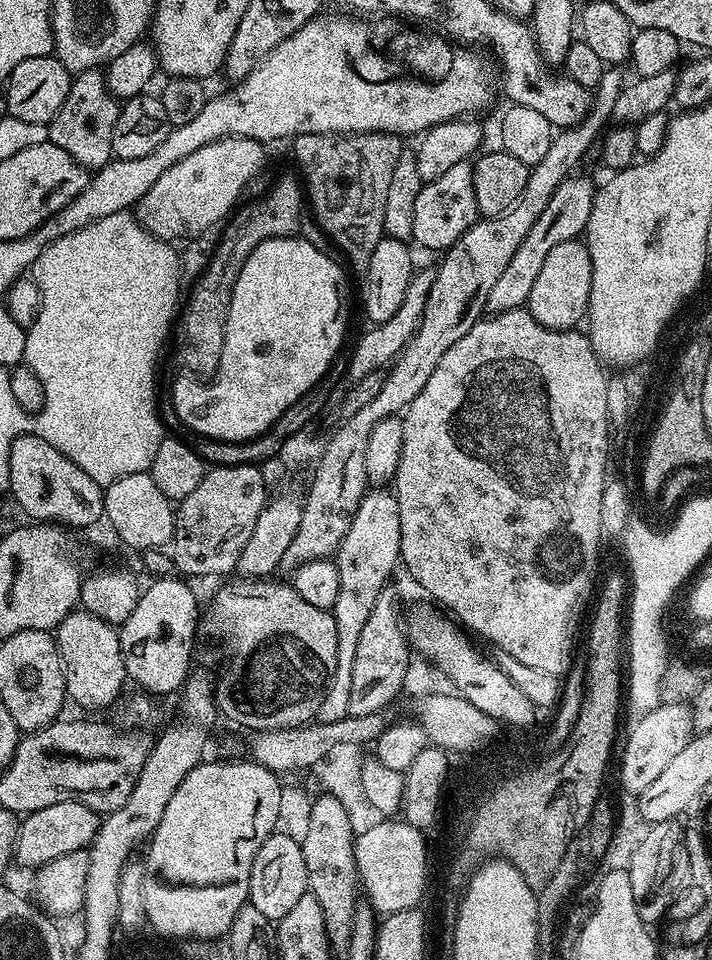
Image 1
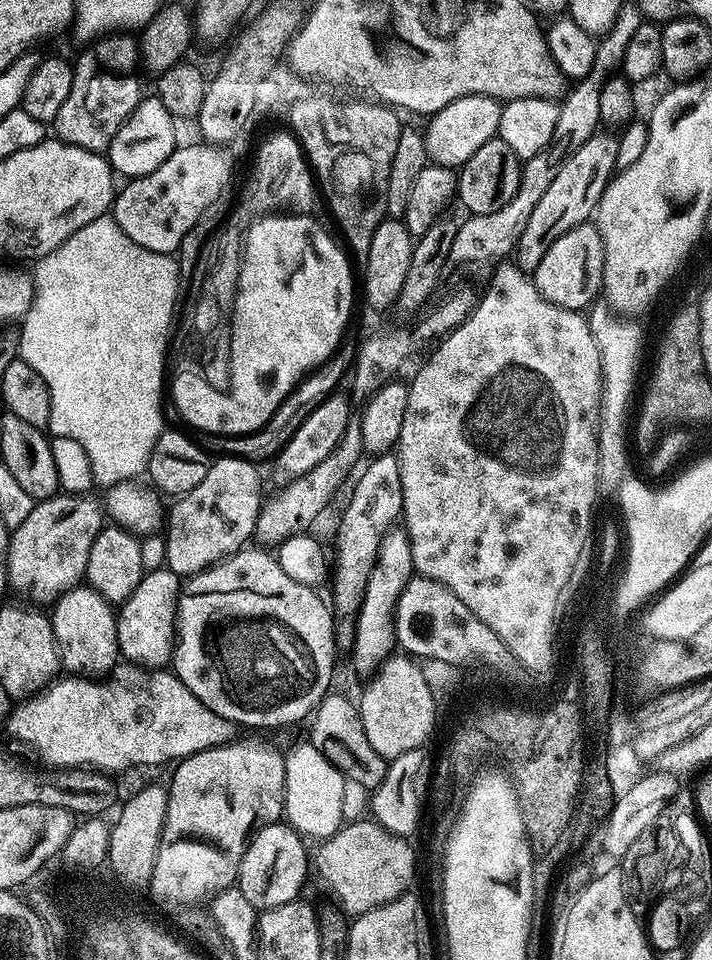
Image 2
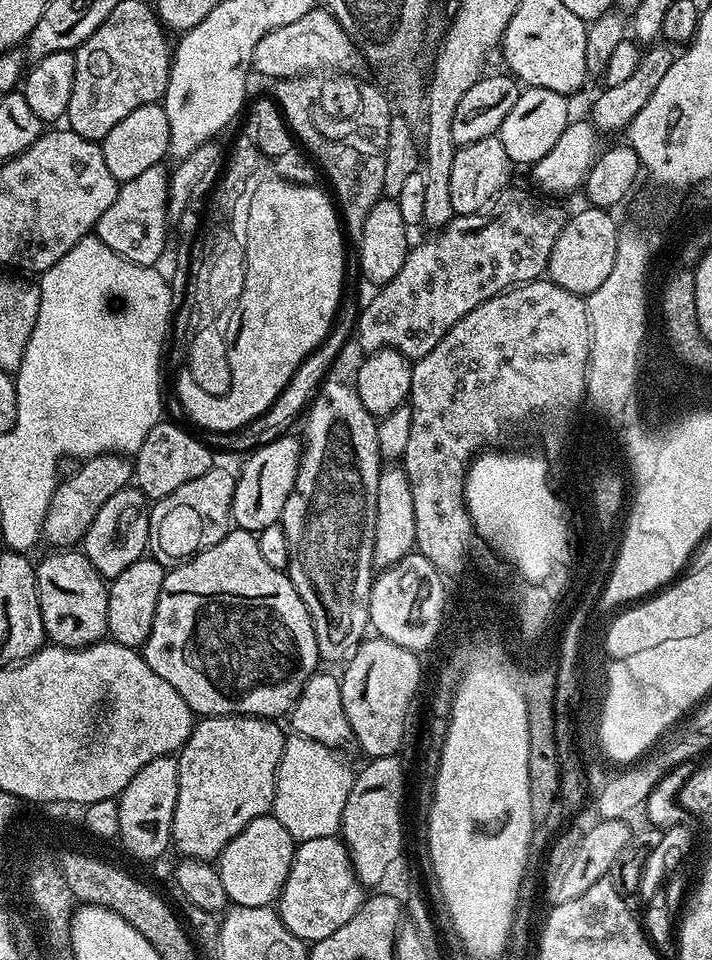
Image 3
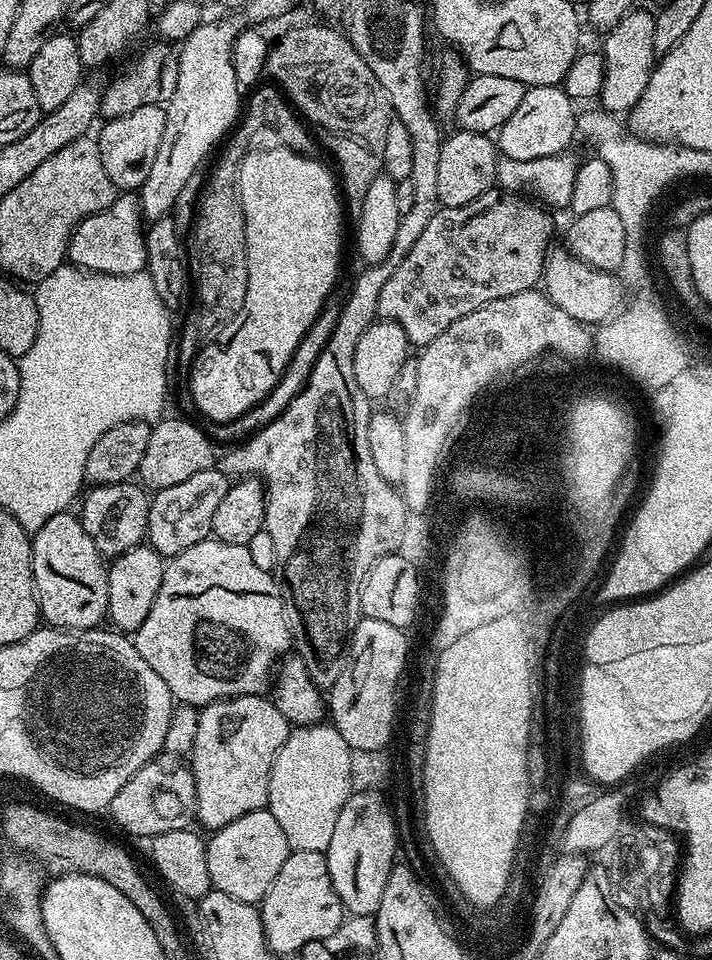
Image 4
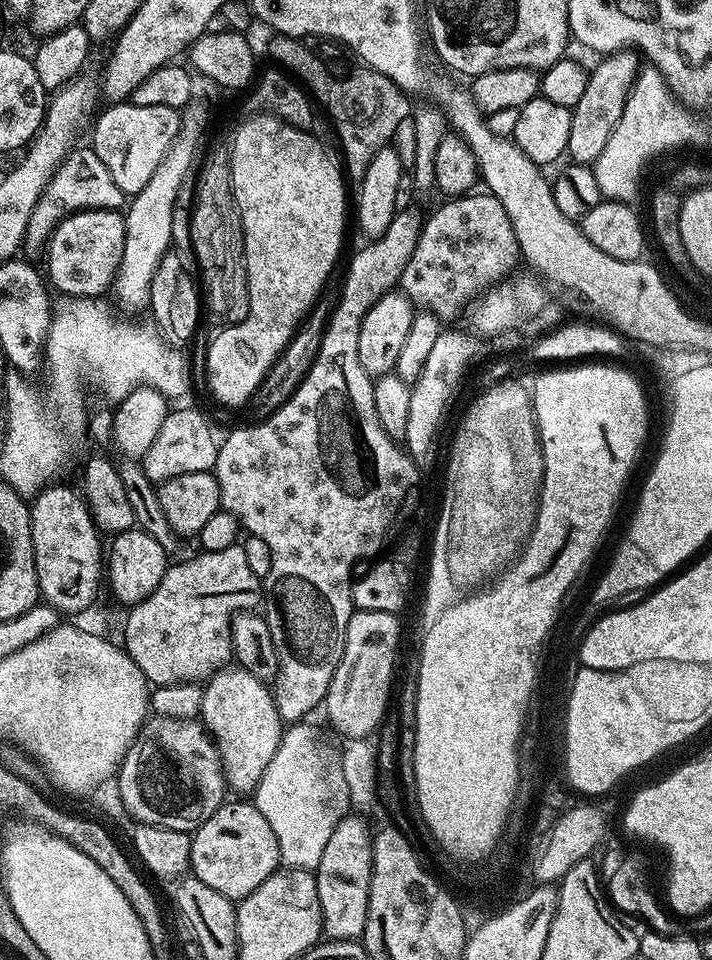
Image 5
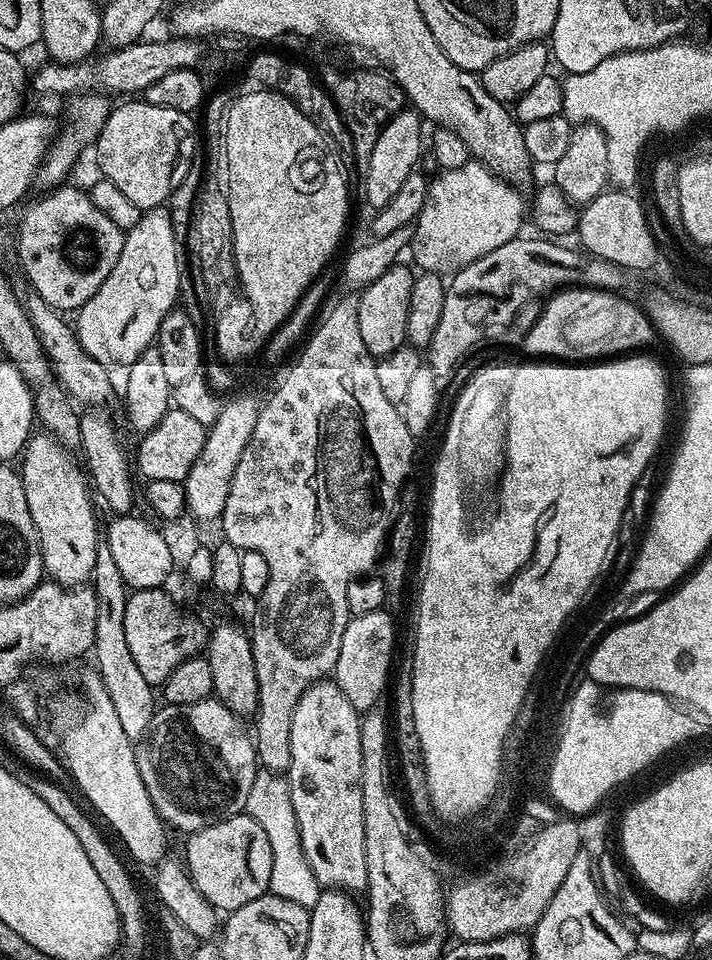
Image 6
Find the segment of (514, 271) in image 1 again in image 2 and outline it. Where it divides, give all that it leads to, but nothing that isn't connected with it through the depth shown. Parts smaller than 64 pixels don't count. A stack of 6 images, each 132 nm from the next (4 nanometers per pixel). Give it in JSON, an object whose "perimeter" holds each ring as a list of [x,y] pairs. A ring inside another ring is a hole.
{"perimeter":[[[598,130],[561,160],[558,175],[550,181],[546,194],[542,194],[542,199],[534,206],[534,214],[530,214],[530,222],[526,222],[526,230],[522,230],[522,238],[514,249],[514,262],[525,274],[535,273],[546,250],[550,250],[566,230],[574,230],[574,226],[593,219],[602,194],[617,171],[620,138],[615,131],[612,132]]]}

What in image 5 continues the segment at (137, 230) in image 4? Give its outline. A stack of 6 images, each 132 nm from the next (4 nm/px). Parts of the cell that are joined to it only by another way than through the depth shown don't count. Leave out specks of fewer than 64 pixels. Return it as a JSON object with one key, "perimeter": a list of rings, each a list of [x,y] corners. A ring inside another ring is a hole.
{"perimeter":[[[97,208],[95,210],[85,210],[83,212],[74,212],[70,216],[65,216],[63,220],[57,224],[56,228],[53,229],[51,235],[46,241],[46,249],[48,248],[48,272],[46,268],[46,276],[50,281],[51,287],[56,288],[60,292],[65,292],[65,297],[68,298],[100,298],[100,295],[104,291],[111,289],[113,287],[114,281],[116,279],[116,271],[122,260],[122,250],[124,249],[124,217],[119,211],[109,210],[106,208]]]}

